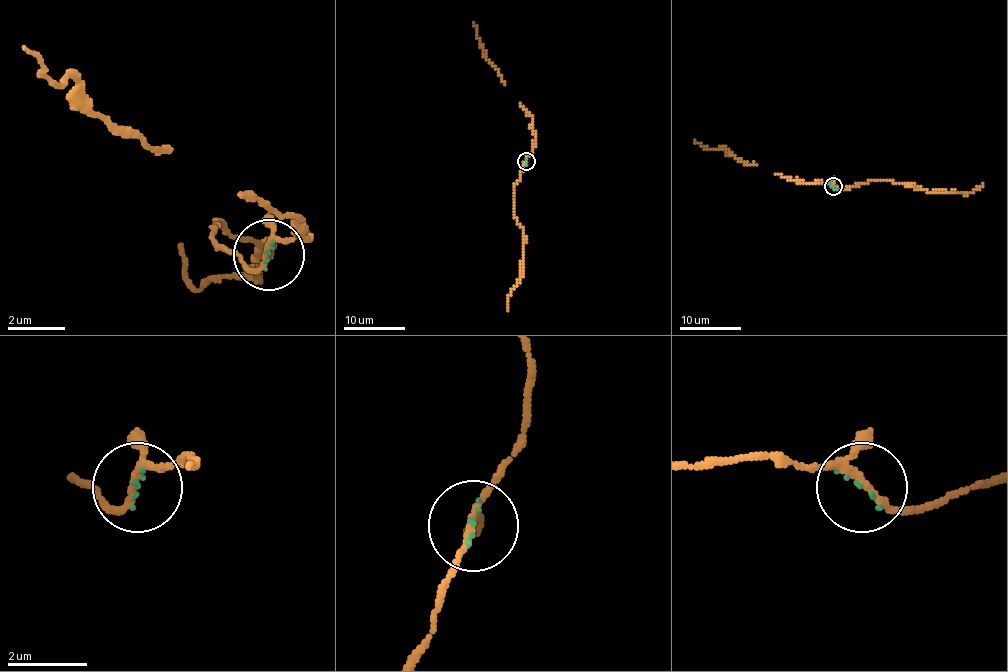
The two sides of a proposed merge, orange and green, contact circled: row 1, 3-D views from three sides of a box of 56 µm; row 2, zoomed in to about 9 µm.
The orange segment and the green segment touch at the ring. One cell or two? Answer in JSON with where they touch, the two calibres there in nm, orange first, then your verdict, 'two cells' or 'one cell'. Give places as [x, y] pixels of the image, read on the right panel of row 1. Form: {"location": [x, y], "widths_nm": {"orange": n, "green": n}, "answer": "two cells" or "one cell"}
{"location": [833, 186], "widths_nm": {"orange": 140, "green": 50}, "answer": "one cell"}

